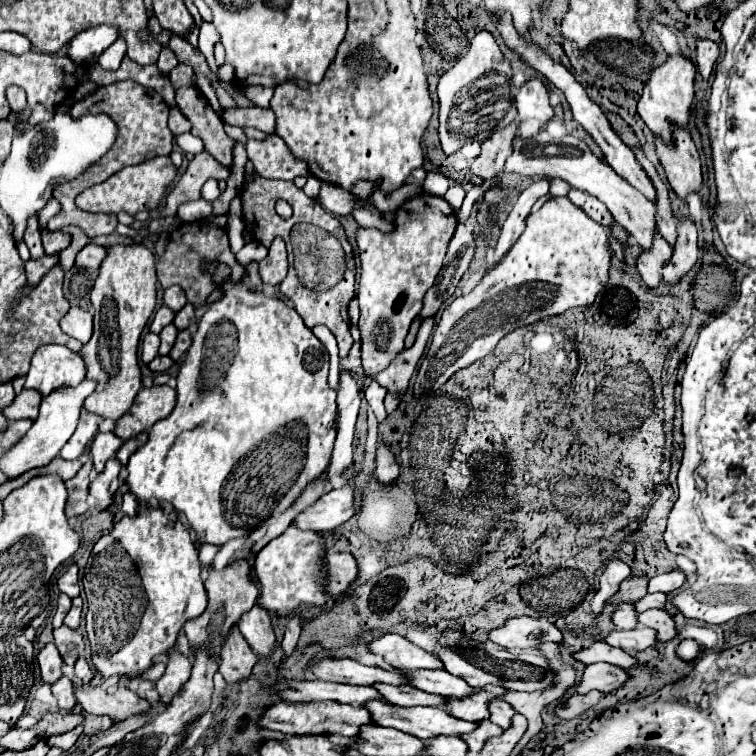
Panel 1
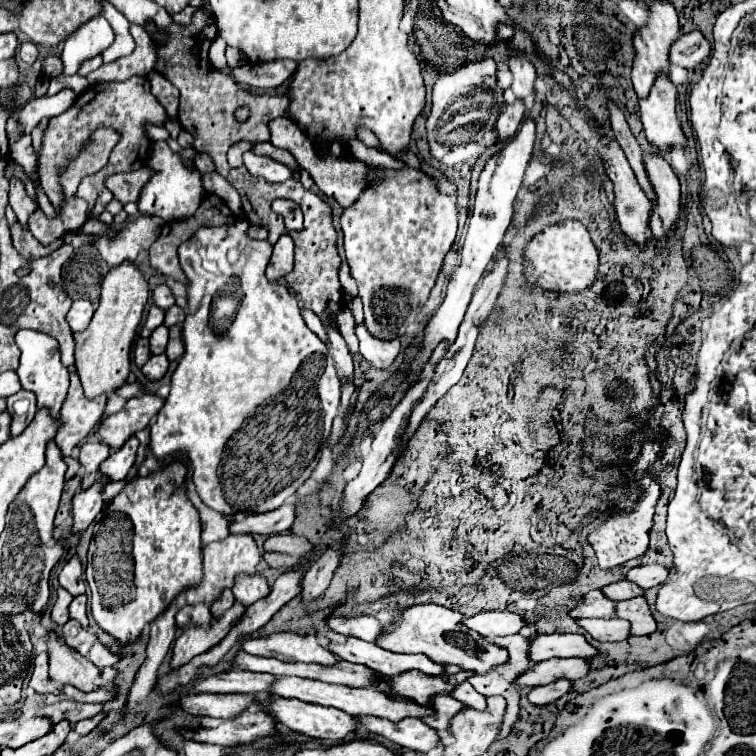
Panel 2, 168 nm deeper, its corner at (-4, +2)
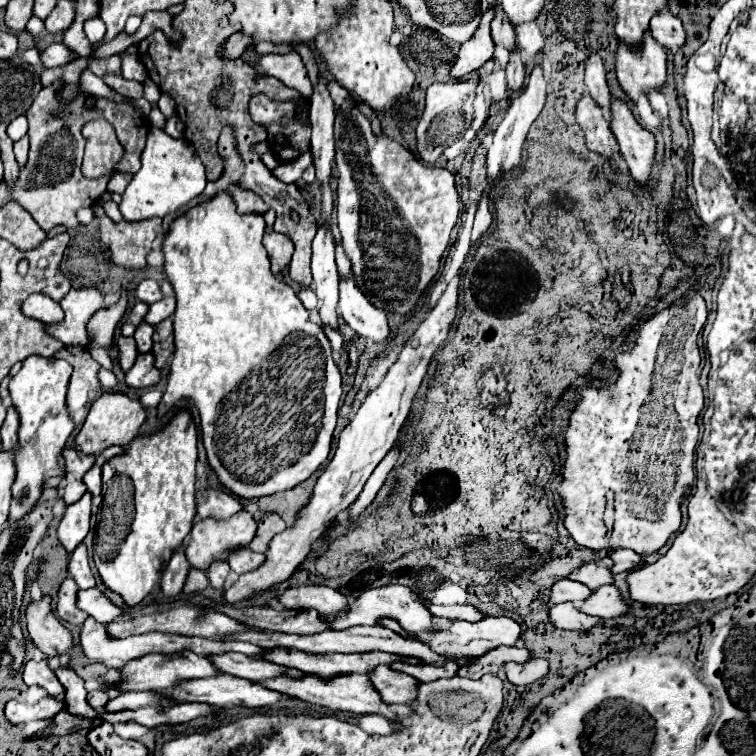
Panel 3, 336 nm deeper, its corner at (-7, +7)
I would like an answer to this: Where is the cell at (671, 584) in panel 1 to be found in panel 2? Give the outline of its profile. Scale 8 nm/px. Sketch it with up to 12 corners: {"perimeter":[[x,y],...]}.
{"perimeter":[[659,564],[635,566],[627,578],[641,588],[661,586],[667,570]]}

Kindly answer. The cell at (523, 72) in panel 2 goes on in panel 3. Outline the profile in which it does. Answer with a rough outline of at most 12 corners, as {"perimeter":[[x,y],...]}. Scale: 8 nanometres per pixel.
{"perimeter":[[500,9],[492,21],[492,39],[510,53],[516,49],[514,27]]}

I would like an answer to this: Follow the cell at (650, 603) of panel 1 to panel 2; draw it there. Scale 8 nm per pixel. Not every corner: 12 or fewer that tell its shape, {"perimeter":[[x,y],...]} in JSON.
{"perimeter":[[627,580],[611,582],[601,592],[609,600],[641,596],[643,590]]}

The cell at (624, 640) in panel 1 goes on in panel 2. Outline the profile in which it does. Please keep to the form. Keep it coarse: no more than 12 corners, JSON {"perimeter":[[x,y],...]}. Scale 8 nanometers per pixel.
{"perimeter":[[575,618],[601,642],[629,638],[629,622],[617,618]]}

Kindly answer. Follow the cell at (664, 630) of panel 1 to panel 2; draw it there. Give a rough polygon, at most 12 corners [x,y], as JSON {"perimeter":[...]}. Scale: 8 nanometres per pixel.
{"perimeter":[[645,598],[615,602],[615,616],[629,620],[631,634],[657,630]]}

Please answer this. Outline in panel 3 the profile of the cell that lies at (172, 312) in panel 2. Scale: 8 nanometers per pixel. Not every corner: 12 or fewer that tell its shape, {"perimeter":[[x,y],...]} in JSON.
{"perimeter":[[164,297],[150,305],[148,317],[158,325],[172,317],[176,309],[174,297]]}

